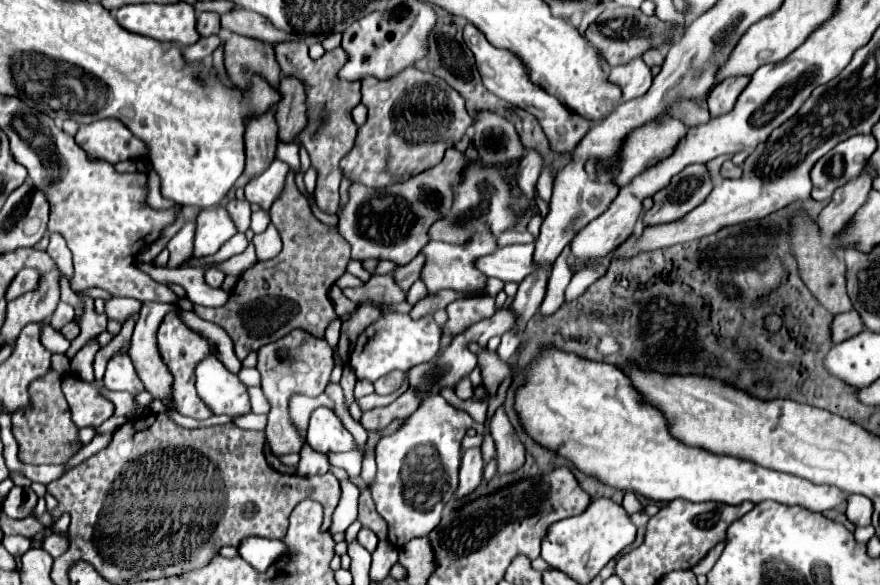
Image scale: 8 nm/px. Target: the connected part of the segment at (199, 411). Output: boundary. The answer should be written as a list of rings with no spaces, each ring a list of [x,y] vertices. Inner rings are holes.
[[[168,314],[168,318],[160,324],[158,328],[158,352],[164,360],[164,364],[168,366],[170,374],[174,376],[174,384],[172,384],[172,406],[178,414],[182,416],[190,416],[190,418],[196,418],[196,420],[206,420],[212,416],[212,412],[206,408],[206,404],[198,398],[196,394],[196,388],[194,388],[194,366],[206,356],[210,354],[208,350],[208,342],[192,332],[190,328],[186,328],[182,324],[182,320],[176,316],[176,314]]]

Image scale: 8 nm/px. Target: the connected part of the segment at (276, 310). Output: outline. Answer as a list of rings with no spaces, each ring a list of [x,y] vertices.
[[[288,170],[282,194],[270,208],[270,218],[282,234],[282,252],[266,262],[258,262],[248,268],[236,282],[230,298],[220,308],[206,308],[194,304],[194,312],[214,324],[220,324],[234,340],[234,352],[244,360],[250,352],[286,336],[294,328],[304,328],[314,336],[324,336],[324,330],[332,318],[336,318],[334,306],[328,298],[330,286],[346,272],[350,260],[348,242],[338,230],[328,230],[320,224],[294,184],[294,170]]]

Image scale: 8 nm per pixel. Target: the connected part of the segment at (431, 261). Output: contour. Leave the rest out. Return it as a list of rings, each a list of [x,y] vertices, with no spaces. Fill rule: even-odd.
[[[488,230],[478,232],[476,236],[472,236],[468,240],[468,244],[462,244],[462,246],[452,246],[452,244],[444,244],[444,242],[428,242],[422,250],[424,256],[428,256],[426,266],[422,270],[422,280],[428,288],[428,292],[434,294],[434,292],[440,292],[444,288],[452,288],[452,290],[460,290],[460,292],[474,292],[474,290],[484,288],[486,276],[476,270],[474,260],[478,256],[486,256],[494,250],[496,250],[496,238]]]

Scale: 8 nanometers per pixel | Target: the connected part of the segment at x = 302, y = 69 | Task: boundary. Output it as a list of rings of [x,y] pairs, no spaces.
[[[296,36],[272,44],[274,52],[276,52],[276,60],[282,68],[284,76],[294,76],[296,80],[300,80],[306,88],[306,116],[308,116],[308,124],[306,128],[300,132],[300,136],[296,136],[298,142],[302,142],[302,146],[306,148],[306,152],[310,154],[312,166],[318,170],[318,182],[316,182],[316,204],[320,210],[336,214],[338,212],[338,204],[340,204],[340,182],[342,182],[342,170],[340,170],[340,160],[352,150],[356,136],[358,136],[358,126],[354,124],[350,112],[356,104],[360,104],[360,82],[344,82],[340,80],[336,74],[338,70],[346,64],[348,56],[342,48],[330,50],[326,52],[322,58],[312,60],[308,56],[308,44]]]

